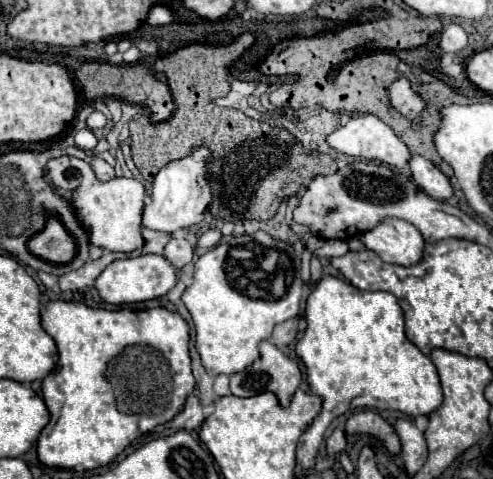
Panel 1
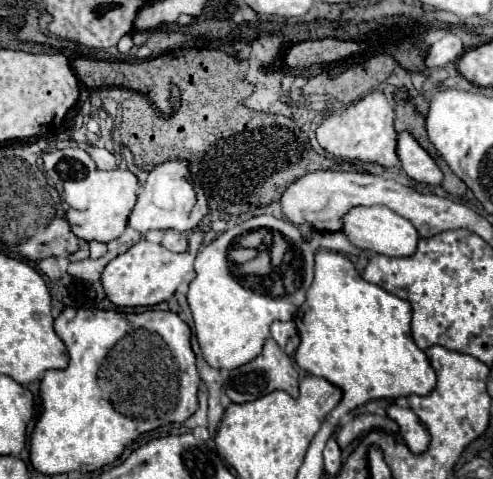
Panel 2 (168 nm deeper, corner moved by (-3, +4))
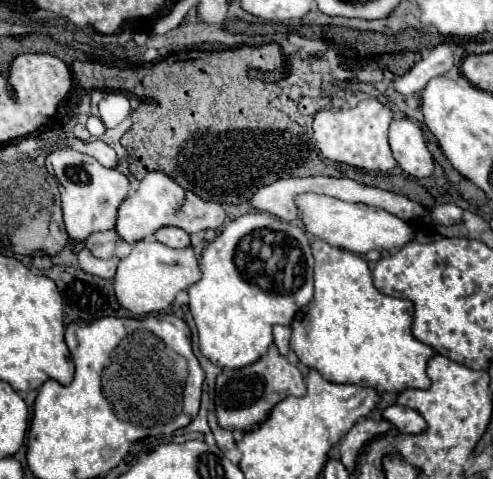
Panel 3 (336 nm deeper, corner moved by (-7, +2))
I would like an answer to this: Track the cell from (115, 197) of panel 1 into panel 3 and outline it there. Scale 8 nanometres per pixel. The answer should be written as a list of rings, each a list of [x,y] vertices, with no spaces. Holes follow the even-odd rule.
[[[60,149],[48,157],[60,183],[60,201],[68,235],[76,241],[84,241],[90,233],[114,229],[116,209],[128,195],[128,177],[118,169],[102,167],[96,159],[74,149]]]

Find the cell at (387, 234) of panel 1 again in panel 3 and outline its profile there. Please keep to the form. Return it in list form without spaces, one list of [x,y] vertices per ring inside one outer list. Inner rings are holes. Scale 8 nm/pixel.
[[[316,193],[298,195],[296,207],[298,207],[298,219],[302,221],[308,233],[312,233],[316,239],[330,243],[332,247],[340,247],[352,253],[366,255],[372,249],[390,251],[392,247],[402,247],[414,239],[414,231],[410,229],[406,221],[398,219],[396,215],[380,207],[370,207],[362,203],[346,203],[346,201],[326,197],[326,195],[316,195]]]

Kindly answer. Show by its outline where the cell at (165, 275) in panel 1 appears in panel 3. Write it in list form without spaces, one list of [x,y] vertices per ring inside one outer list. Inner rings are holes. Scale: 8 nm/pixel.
[[[154,239],[136,241],[132,253],[120,259],[116,277],[114,277],[114,291],[118,303],[136,315],[146,315],[154,311],[166,311],[172,301],[176,299],[178,291],[188,289],[200,279],[200,267],[196,253],[190,247],[172,249]]]

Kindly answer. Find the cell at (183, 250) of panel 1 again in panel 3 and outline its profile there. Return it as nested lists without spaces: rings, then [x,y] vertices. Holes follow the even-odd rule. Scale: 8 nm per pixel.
[[[160,227],[154,233],[154,239],[168,247],[174,247],[174,249],[184,249],[190,245],[190,235],[178,227]]]

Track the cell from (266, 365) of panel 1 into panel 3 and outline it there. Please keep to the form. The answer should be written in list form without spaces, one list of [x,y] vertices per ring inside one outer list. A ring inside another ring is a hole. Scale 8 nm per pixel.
[[[270,345],[268,353],[256,363],[242,369],[222,369],[222,373],[216,379],[216,395],[214,395],[216,417],[222,429],[230,431],[238,429],[242,433],[248,433],[268,419],[276,403],[280,403],[286,397],[304,393],[306,385],[302,373],[296,369],[296,365],[288,363],[288,359],[278,353],[276,345]]]

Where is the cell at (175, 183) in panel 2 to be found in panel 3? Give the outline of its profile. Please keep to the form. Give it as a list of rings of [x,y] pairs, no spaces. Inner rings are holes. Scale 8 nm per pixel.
[[[152,171],[152,173],[148,173],[148,175],[140,181],[140,187],[120,203],[114,231],[116,231],[118,237],[120,237],[122,241],[126,241],[126,243],[140,241],[140,239],[152,235],[152,233],[154,233],[156,229],[160,229],[160,227],[176,225],[174,213],[178,211],[178,207],[180,207],[182,203],[184,203],[184,189],[182,189],[180,185],[176,185],[168,175],[158,173],[158,171]]]

